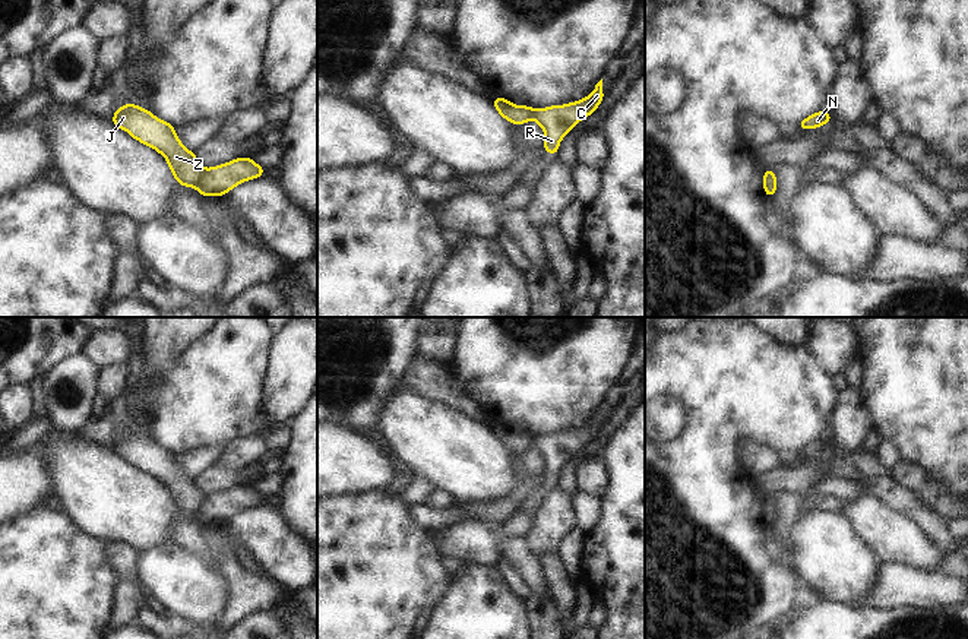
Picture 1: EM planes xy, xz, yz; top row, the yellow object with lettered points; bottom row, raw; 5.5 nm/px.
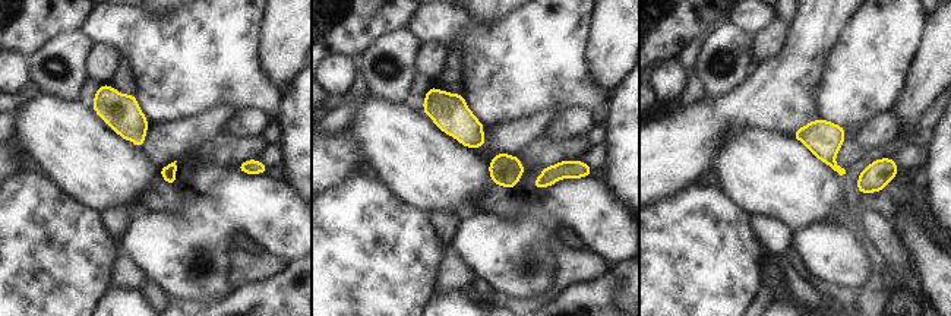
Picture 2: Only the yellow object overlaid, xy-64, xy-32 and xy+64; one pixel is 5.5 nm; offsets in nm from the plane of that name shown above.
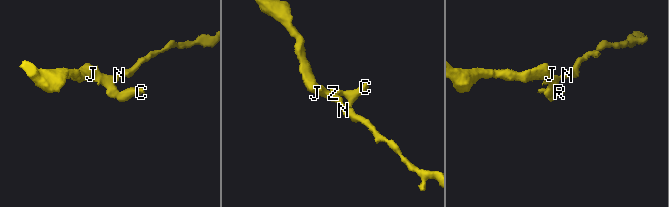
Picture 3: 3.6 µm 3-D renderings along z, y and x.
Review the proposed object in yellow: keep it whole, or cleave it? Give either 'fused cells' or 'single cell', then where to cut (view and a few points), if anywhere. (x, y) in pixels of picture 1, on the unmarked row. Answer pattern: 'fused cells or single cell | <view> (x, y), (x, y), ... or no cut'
fused cells | xy (203, 497), (193, 513)

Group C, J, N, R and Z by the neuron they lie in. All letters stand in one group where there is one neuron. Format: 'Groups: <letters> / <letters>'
Groups: C R / J N Z

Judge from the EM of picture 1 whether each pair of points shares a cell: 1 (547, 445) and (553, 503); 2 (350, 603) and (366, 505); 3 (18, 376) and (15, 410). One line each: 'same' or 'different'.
1: different
2: same
3: different

